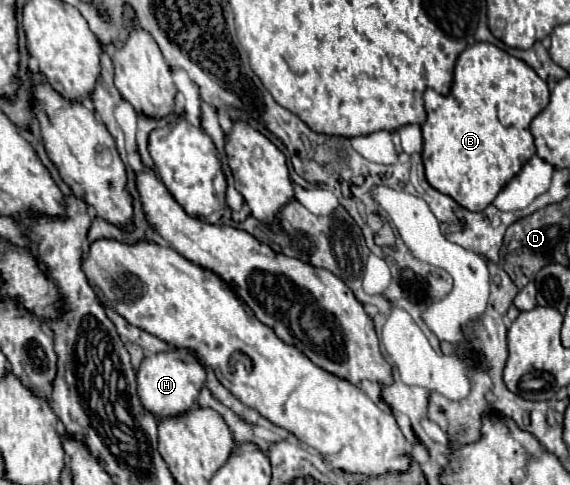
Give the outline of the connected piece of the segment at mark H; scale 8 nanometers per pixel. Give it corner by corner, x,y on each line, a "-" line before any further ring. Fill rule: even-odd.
170,348
166,352
158,352
146,356
138,368
138,396
146,410
156,416
174,416
182,414
194,406
202,386
206,380
206,368
196,358
194,352
184,348

